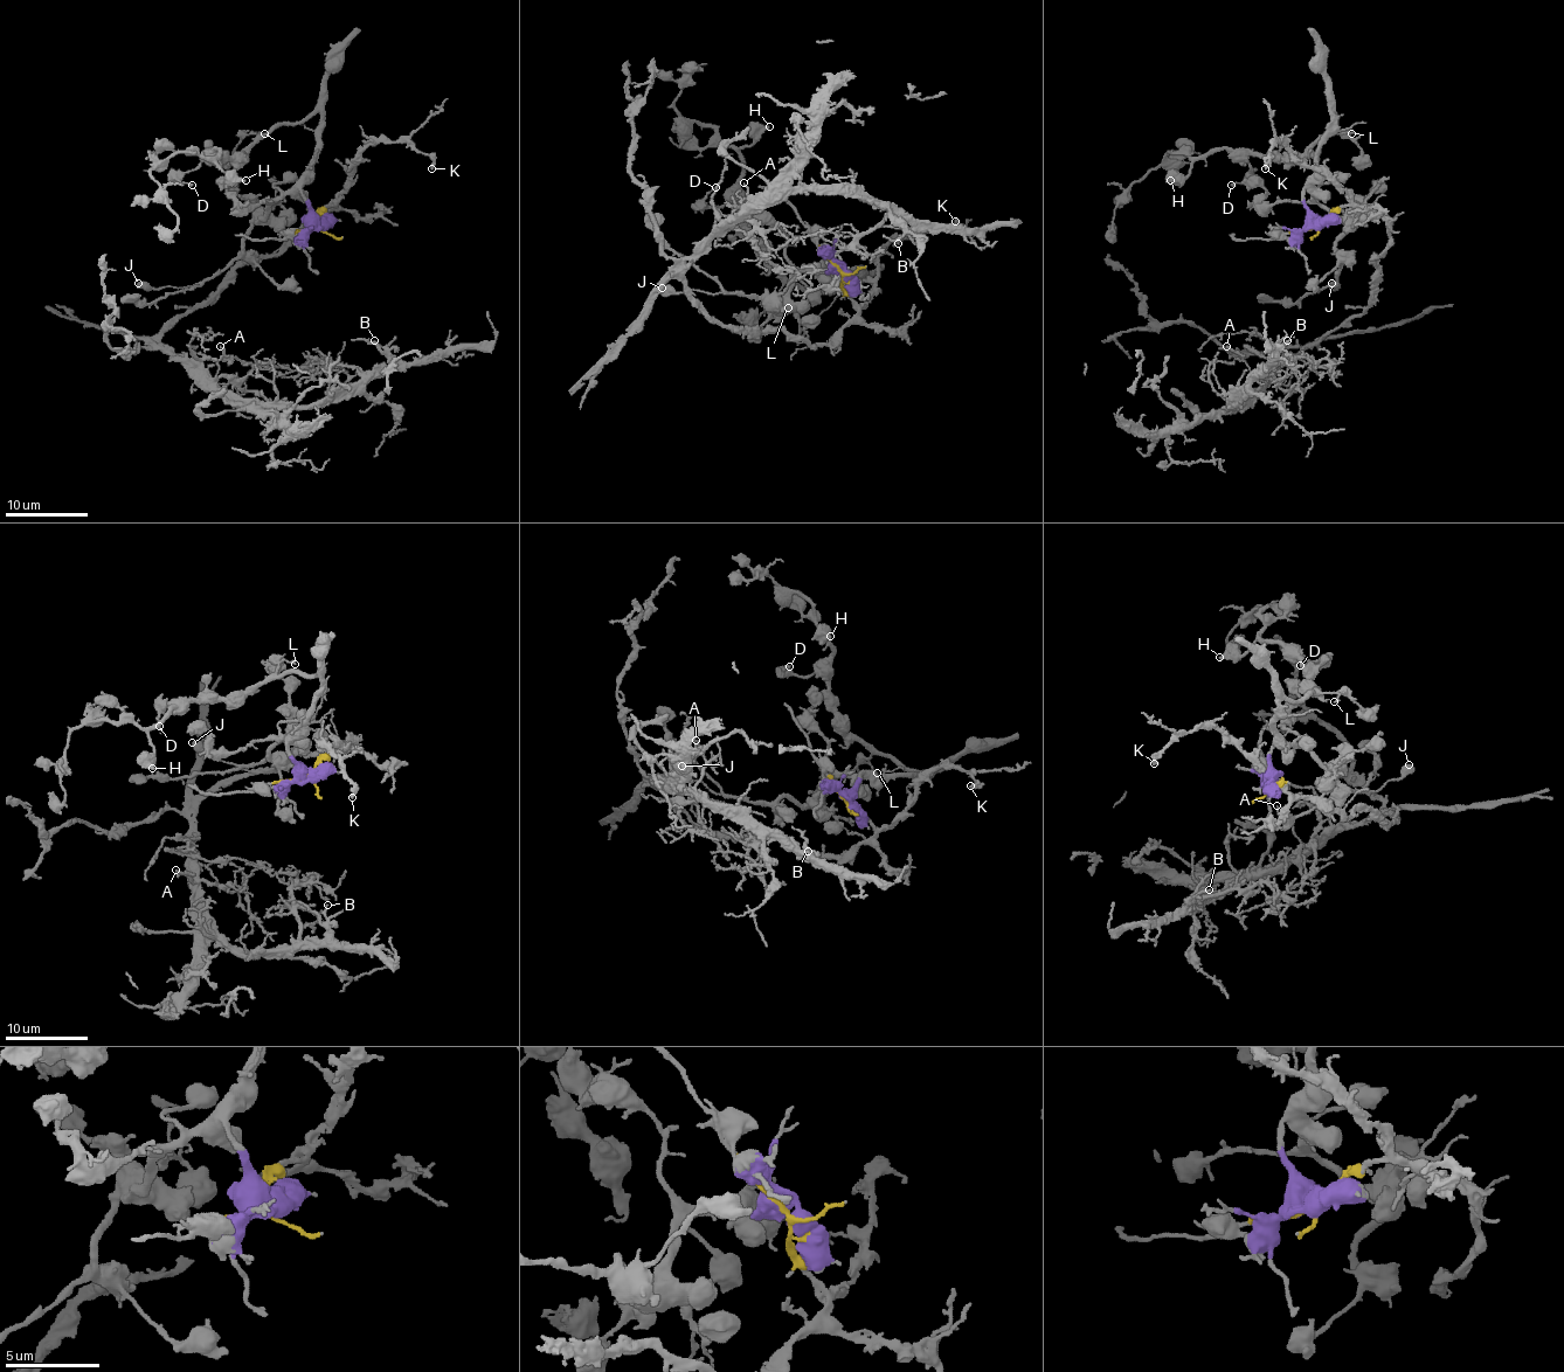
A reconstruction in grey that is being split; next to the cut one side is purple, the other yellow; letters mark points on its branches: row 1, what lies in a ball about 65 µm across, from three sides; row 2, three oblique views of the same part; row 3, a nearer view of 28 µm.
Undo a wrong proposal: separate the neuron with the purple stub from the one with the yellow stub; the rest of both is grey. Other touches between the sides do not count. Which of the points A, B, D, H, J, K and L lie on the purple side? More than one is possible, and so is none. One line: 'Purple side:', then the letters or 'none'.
Purple side: D, H, J, L

